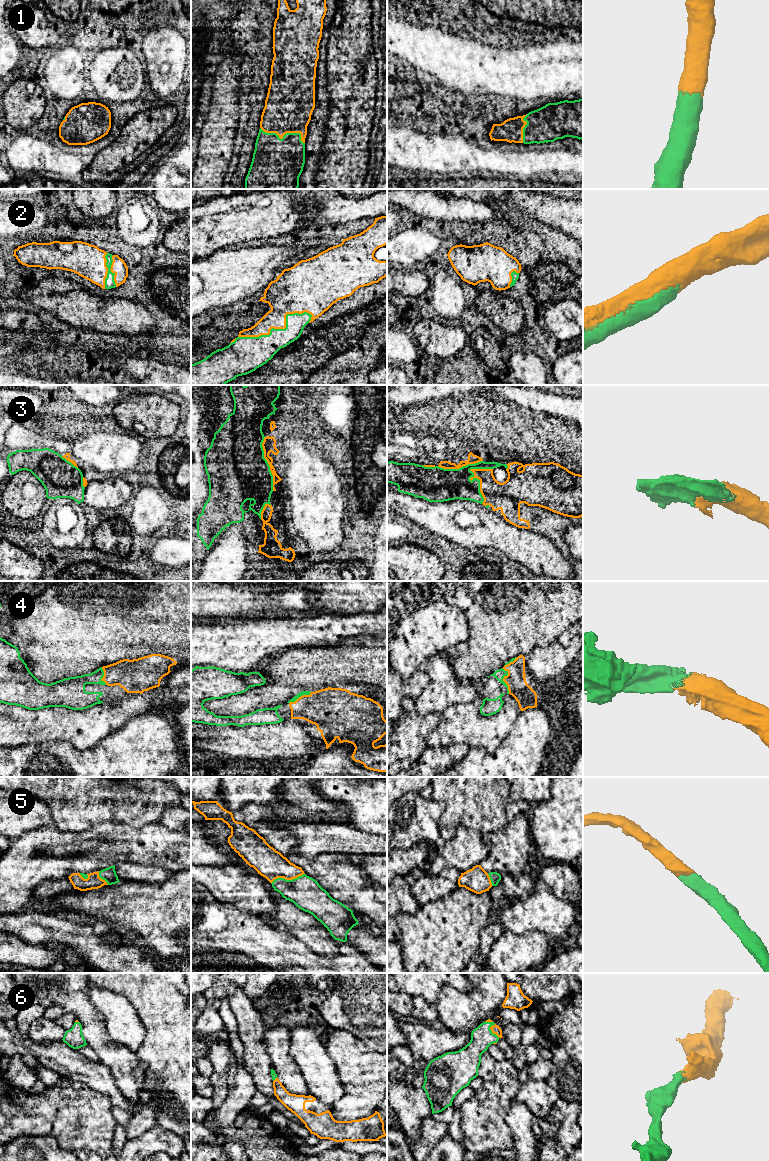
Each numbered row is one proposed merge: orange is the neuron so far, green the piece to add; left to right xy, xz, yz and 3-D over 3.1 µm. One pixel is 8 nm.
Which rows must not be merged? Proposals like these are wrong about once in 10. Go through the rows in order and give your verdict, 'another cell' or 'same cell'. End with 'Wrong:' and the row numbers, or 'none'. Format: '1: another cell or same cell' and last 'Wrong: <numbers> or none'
1: same cell
2: same cell
3: same cell
4: same cell
5: same cell
6: same cell
Wrong: none

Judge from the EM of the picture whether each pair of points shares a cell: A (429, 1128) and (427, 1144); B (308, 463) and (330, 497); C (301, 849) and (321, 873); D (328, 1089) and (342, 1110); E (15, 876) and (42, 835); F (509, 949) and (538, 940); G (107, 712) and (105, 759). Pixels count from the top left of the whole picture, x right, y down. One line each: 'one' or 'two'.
A: one
B: one
C: two
D: two
E: one
F: one
G: two

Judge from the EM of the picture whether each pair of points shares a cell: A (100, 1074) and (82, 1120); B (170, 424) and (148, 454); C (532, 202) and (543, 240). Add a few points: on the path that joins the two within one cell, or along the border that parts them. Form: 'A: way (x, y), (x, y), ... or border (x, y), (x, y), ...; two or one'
A: border (72, 1080), (84, 1082), (100, 1091), (112, 1104); two
B: border (173, 433), (167, 436), (145, 438); two
C: border (539, 220), (561, 230); two

